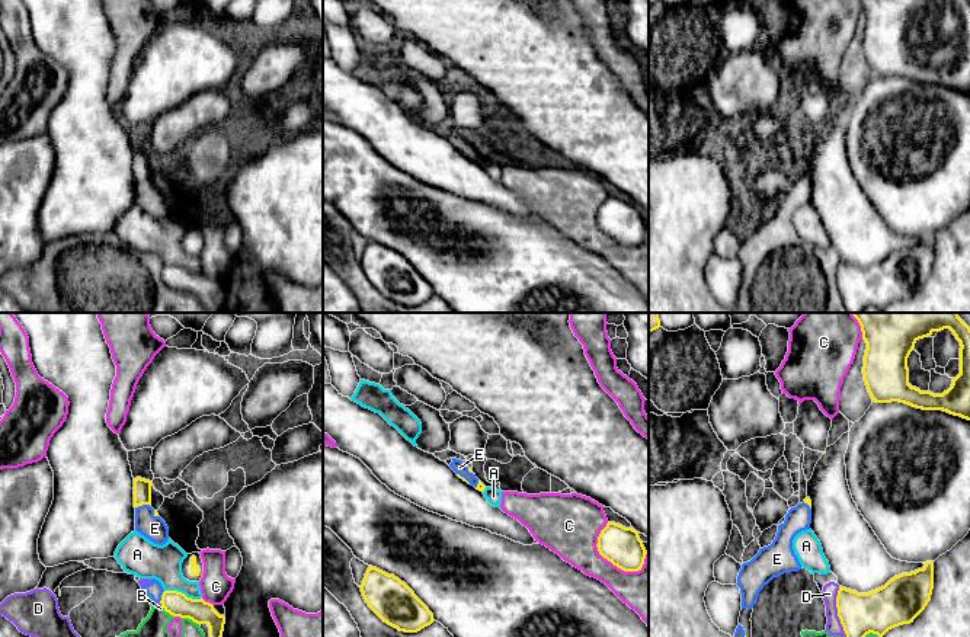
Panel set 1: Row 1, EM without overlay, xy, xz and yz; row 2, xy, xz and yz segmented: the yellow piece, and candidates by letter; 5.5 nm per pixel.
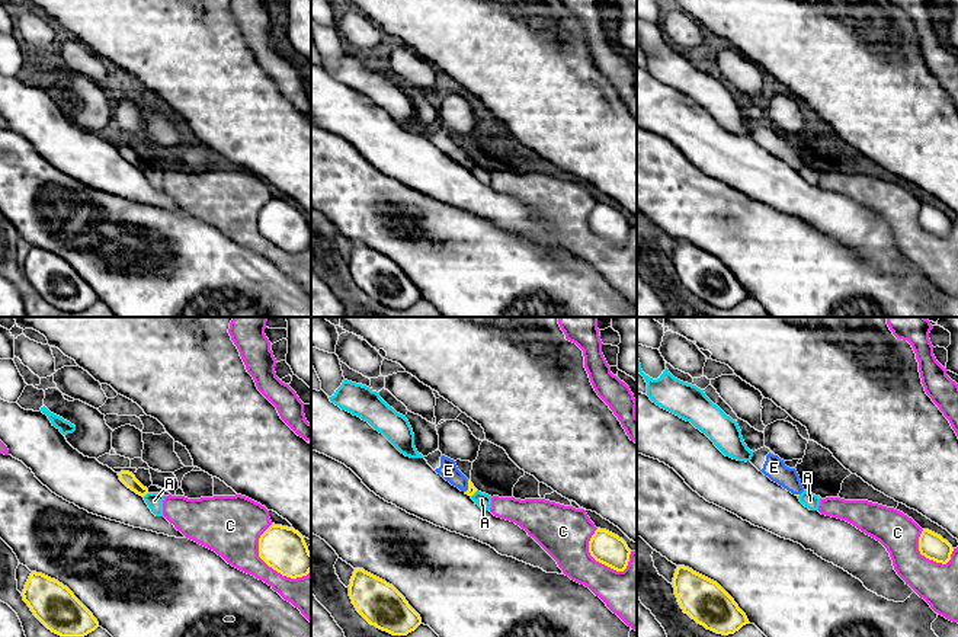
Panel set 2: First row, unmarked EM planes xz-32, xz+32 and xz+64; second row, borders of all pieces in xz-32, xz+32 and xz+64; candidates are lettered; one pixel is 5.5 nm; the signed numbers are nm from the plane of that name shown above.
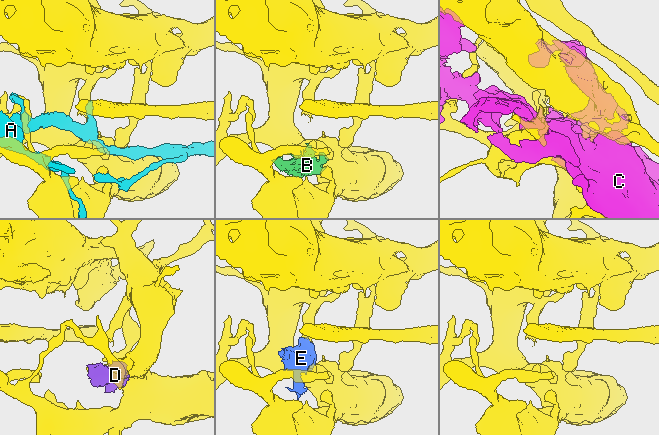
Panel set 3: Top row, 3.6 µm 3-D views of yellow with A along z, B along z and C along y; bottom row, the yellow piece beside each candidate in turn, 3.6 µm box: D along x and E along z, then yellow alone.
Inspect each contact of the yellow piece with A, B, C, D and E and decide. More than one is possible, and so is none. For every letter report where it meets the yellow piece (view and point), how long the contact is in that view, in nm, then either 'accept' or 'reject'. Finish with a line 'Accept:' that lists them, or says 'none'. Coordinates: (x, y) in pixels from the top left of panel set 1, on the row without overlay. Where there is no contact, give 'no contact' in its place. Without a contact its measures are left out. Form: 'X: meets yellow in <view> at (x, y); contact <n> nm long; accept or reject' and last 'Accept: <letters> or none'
A: meets yellow in xy at (183, 268); contact 220 nm long; reject
B: meets yellow in xy at (167, 285); contact 100 nm long; reject
C: meets yellow in xz at (605, 231); contact 320 nm long; reject
D: meets yellow in yz at (838, 285); contact 280 nm long; reject
E: meets yellow in xy at (143, 178); contact 90 nm long; reject
Accept: none

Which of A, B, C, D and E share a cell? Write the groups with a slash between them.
A / B C D E

